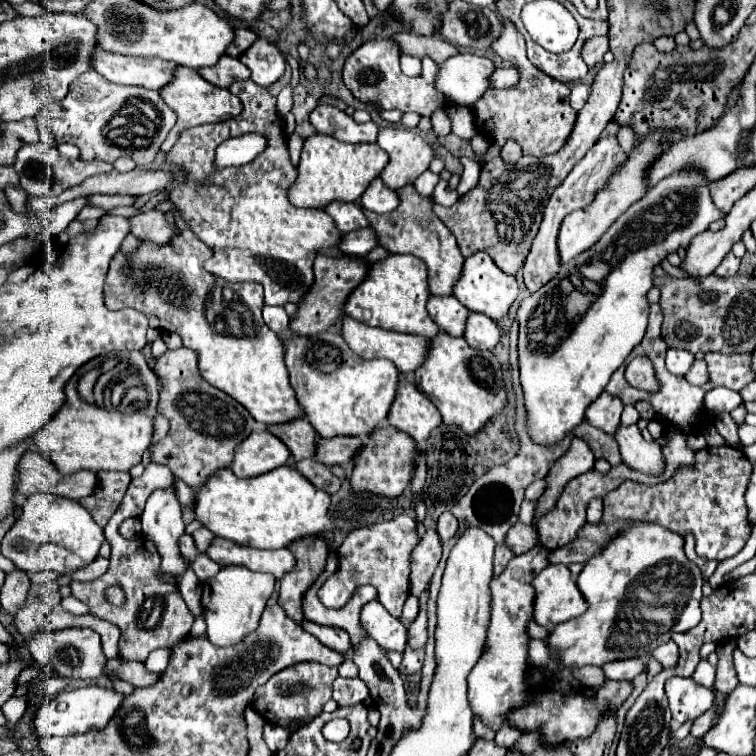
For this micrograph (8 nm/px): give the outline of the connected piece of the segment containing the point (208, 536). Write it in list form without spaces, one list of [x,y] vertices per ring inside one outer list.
[[[200,528],[200,530],[196,530],[196,532],[193,533],[193,537],[198,552],[204,552],[204,550],[208,550],[206,546],[210,546],[210,544],[212,544],[212,540],[216,538],[216,534],[212,534],[208,528]]]

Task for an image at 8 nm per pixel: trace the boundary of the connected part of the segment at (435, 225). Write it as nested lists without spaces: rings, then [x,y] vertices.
[[[414,186],[400,188],[398,196],[400,196],[400,208],[396,208],[396,212],[392,212],[388,216],[372,216],[372,212],[366,212],[370,218],[370,226],[380,236],[382,248],[386,248],[394,254],[412,254],[426,262],[428,284],[430,284],[430,292],[434,296],[450,296],[454,284],[460,280],[460,272],[464,266],[464,256],[460,254],[456,238],[440,222],[440,218],[432,212],[430,200],[422,194],[418,194]]]

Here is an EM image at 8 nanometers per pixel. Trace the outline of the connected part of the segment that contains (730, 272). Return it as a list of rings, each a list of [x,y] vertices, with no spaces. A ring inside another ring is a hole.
[[[728,252],[714,274],[716,276],[734,276],[738,272],[738,266],[740,266],[740,260],[732,252]]]

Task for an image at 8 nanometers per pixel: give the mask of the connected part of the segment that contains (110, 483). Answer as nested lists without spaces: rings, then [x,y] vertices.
[[[98,472],[98,476],[100,476],[98,492],[94,496],[80,500],[80,504],[88,508],[94,522],[104,528],[110,516],[118,510],[126,494],[126,488],[130,484],[130,474],[128,472]]]

